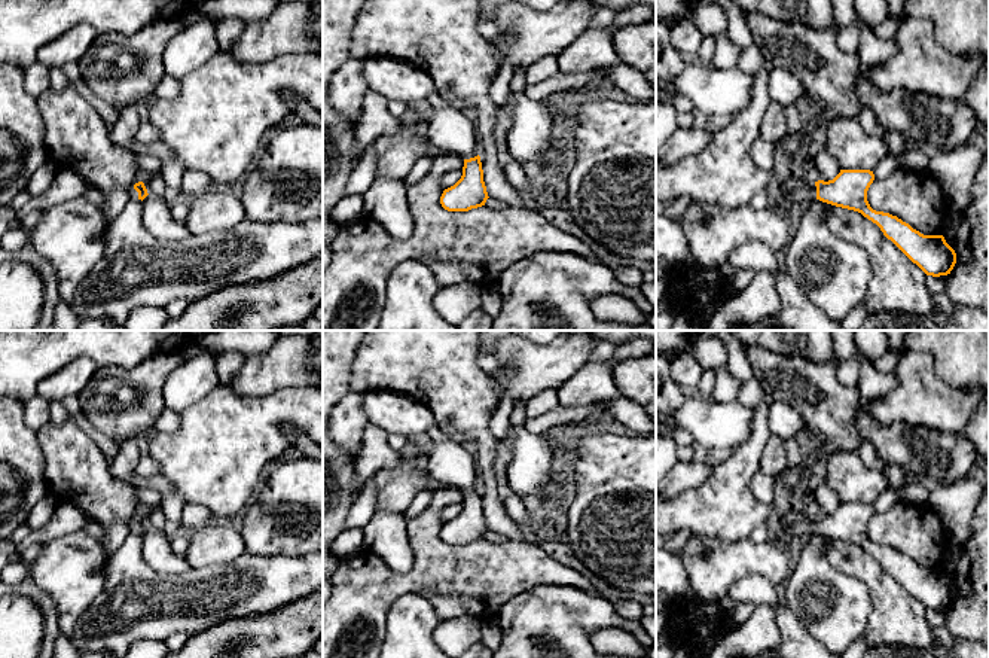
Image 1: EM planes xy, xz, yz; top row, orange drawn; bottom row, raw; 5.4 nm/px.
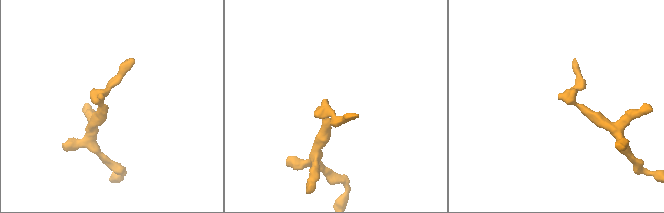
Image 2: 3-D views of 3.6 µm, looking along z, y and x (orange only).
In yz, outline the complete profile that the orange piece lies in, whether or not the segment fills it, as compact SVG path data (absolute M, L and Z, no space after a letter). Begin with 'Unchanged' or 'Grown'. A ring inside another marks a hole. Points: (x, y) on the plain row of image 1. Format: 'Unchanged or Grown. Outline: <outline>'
Grown. Outline: M796 503L779 515L779 527L788 543L806 540L815 533L854 543L876 557L883 569L891 573L927 609L947 609L956 597L955 584L943 569L924 569L909 557L889 546L876 545L867 534L867 524L874 514L870 503L840 503L828 515L814 515L806 506Z

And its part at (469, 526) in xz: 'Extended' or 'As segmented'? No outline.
Extended

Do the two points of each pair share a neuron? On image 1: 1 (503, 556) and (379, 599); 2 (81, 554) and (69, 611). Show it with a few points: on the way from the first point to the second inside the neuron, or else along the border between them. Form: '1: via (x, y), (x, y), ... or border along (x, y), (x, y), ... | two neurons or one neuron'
1: via (472, 576), (426, 576), (411, 581) | one neuron
2: via (72, 567), (72, 597) | one neuron

